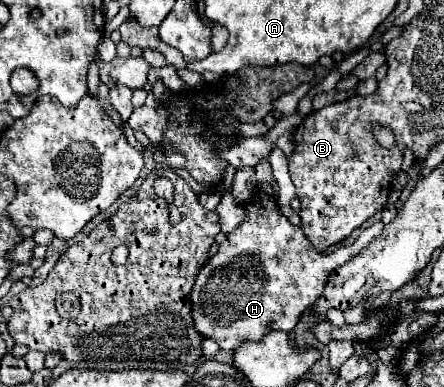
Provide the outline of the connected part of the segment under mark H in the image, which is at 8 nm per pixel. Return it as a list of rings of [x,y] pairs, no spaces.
[[[258,191],[256,199],[252,199],[252,201],[246,205],[246,221],[244,221],[240,227],[236,227],[232,233],[228,233],[228,239],[220,245],[218,253],[200,269],[200,273],[198,273],[198,277],[196,277],[196,283],[194,283],[194,289],[192,289],[192,311],[194,311],[194,313],[198,311],[198,315],[194,317],[196,331],[200,331],[200,335],[204,335],[204,337],[214,339],[214,341],[216,341],[222,349],[226,349],[226,351],[232,351],[234,347],[238,347],[238,343],[246,343],[246,341],[250,341],[250,339],[262,339],[266,333],[276,331],[276,329],[290,333],[290,331],[296,327],[296,323],[300,321],[300,315],[302,315],[306,309],[310,309],[310,307],[314,305],[314,301],[318,299],[318,295],[322,295],[324,285],[326,285],[326,279],[328,279],[328,271],[334,269],[334,267],[336,267],[336,255],[326,255],[326,253],[314,251],[314,247],[310,247],[310,241],[304,237],[302,229],[296,227],[296,225],[292,225],[292,223],[282,215],[282,211],[278,209],[274,197],[268,197],[266,193]]]

